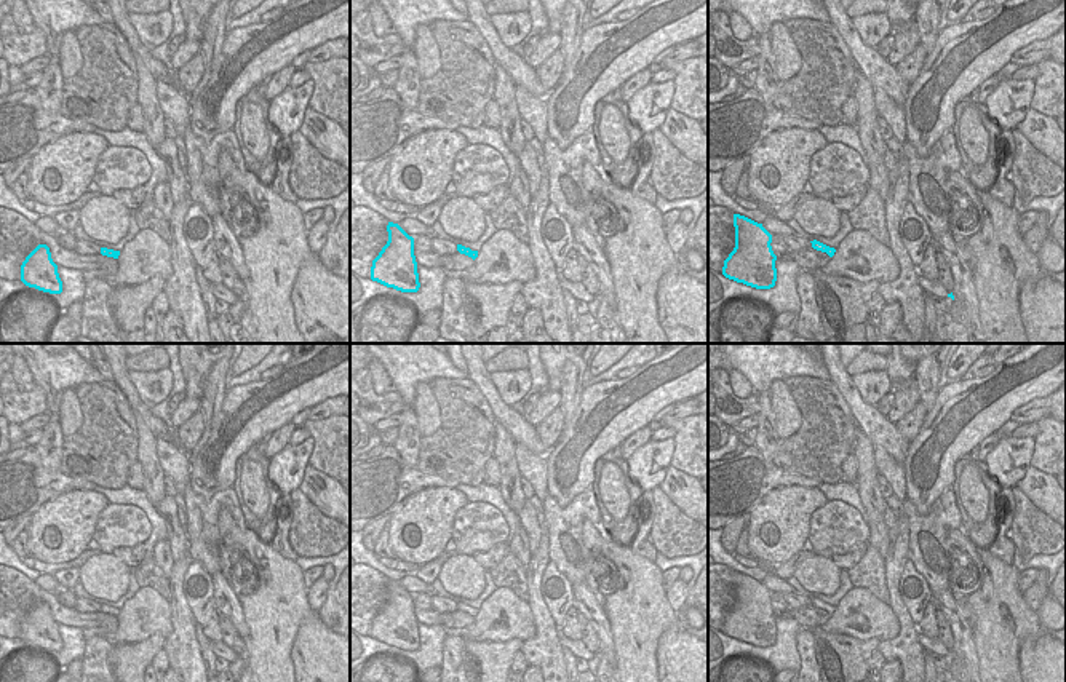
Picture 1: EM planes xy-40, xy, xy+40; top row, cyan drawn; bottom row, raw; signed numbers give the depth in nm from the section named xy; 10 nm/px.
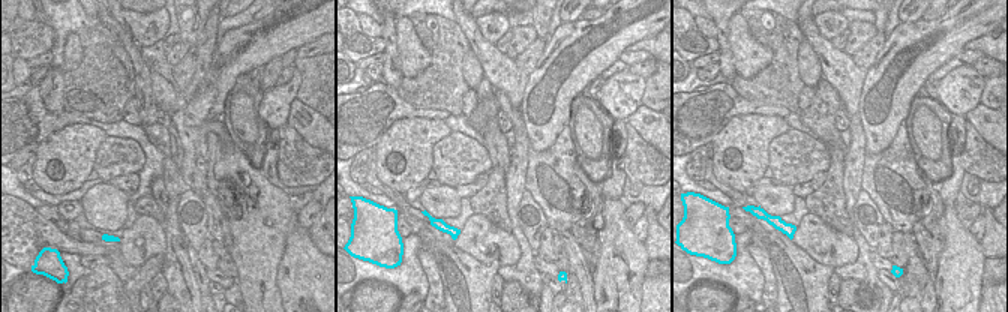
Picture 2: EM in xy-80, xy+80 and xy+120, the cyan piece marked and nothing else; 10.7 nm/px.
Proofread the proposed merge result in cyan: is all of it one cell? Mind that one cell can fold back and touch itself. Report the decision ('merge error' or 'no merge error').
merge error

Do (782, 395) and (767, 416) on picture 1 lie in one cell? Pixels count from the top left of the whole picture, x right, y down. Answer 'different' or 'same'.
different

